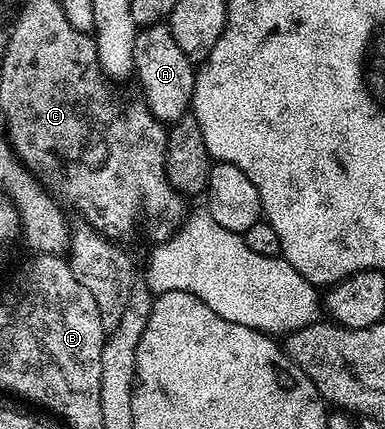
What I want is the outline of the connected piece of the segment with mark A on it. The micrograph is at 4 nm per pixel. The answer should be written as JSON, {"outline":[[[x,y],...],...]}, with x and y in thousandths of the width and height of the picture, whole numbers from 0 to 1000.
{"outline":[[[431,54],[366,65],[348,91],[348,179],[364,186],[369,233],[421,287],[455,287],[491,270],[509,200],[504,145],[462,110]]]}

